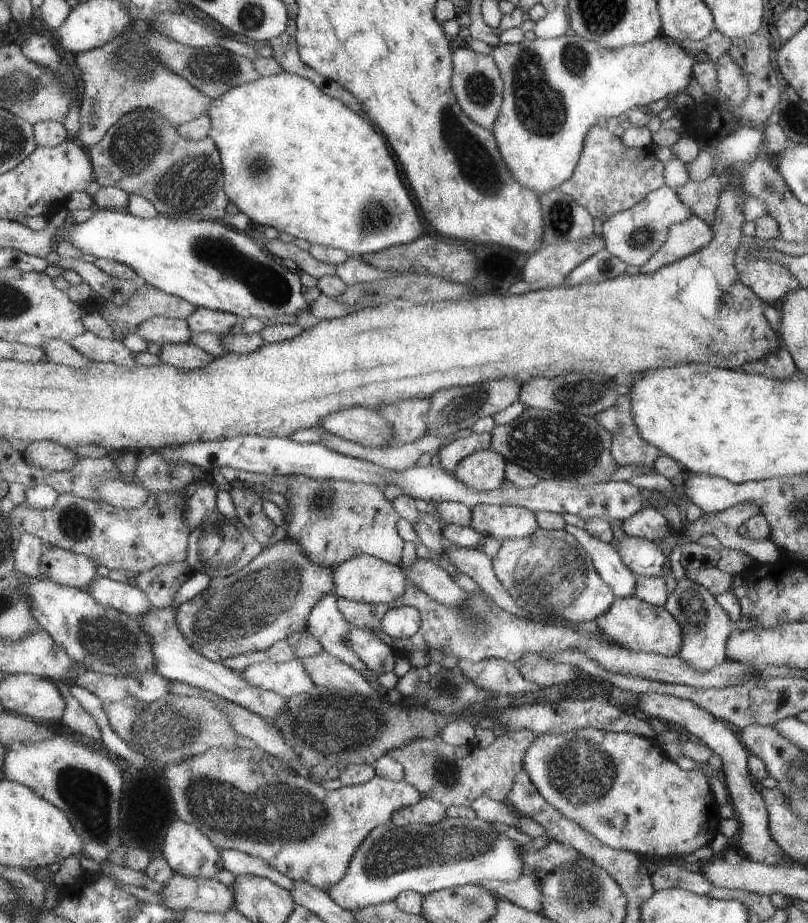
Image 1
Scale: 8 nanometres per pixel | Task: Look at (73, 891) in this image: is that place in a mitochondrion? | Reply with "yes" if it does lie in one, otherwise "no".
no

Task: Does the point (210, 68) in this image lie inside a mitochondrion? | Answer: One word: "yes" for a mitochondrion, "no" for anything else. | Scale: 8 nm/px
yes

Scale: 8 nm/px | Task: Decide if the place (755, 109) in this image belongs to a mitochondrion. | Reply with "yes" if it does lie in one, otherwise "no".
no

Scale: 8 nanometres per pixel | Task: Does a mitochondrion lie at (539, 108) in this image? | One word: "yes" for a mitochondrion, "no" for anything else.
yes

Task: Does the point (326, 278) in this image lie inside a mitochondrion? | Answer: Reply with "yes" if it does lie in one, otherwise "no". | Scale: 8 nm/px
no

